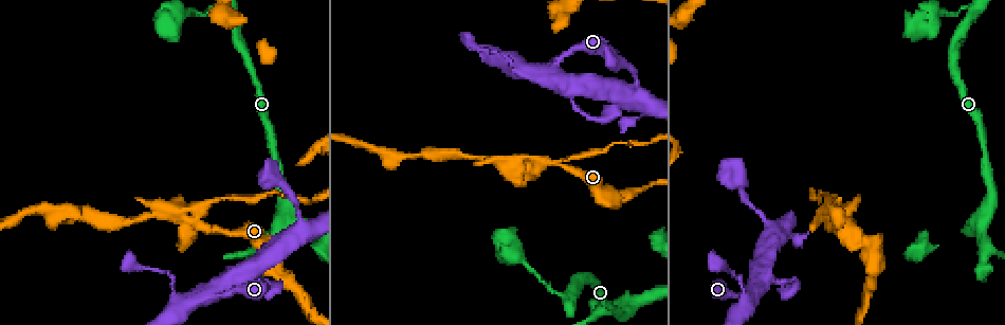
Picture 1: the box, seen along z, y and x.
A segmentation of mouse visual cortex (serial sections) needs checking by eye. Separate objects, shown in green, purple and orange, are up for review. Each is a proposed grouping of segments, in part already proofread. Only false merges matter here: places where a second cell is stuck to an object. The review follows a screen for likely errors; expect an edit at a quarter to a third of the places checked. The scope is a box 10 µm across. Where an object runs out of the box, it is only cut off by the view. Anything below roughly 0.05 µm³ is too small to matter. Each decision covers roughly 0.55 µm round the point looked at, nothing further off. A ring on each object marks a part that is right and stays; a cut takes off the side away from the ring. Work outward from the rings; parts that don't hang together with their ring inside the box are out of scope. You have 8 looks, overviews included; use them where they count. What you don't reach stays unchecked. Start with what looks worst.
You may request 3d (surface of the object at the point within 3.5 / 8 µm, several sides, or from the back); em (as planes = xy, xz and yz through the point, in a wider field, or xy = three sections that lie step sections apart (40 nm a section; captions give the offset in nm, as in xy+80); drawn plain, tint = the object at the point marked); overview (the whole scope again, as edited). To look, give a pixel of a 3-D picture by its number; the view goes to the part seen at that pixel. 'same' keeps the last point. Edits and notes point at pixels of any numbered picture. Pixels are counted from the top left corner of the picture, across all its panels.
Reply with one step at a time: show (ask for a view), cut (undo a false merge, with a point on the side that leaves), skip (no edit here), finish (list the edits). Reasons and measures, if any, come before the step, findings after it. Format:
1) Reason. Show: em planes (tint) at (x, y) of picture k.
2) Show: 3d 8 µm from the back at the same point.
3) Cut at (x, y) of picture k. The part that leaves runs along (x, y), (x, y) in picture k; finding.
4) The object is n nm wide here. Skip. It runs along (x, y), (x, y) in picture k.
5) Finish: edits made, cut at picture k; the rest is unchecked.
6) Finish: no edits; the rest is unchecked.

Show: 3d 3.5 µm at (789, 284) of picture 1.

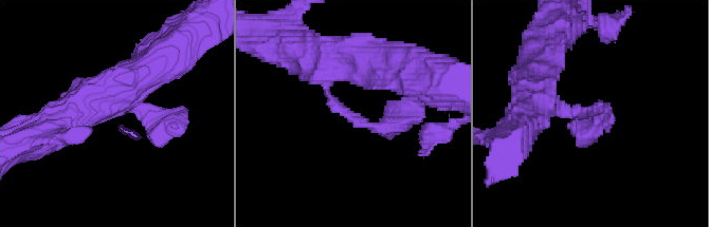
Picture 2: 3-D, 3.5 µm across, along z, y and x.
The arms are 250, 300 nm wide. Skip. It runs along (316, 55), (340, 109), (376, 128), (404, 112) in picture 2; continuous, no second cell.

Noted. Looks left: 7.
Narrows sharply. Show: 3d 8 µm at (54, 210) of picture 1.

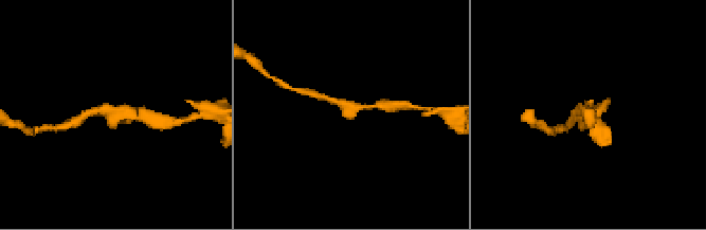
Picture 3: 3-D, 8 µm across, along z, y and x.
Zoom in. Show: 3d 3.5 µm at the same point.

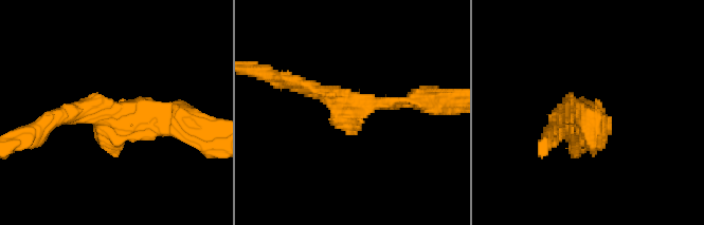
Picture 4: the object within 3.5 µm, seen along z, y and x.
Show: em xy step 5 (tint) at (582, 110) of picture 4.

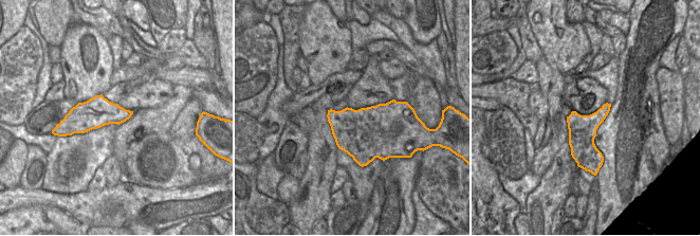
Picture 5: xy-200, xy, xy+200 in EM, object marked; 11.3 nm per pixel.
Skip. It runs along (419, 100), (352, 104), (286, 81) in picture 4; all the same cell.

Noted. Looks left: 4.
A fork. Show: 3d 3.5 µm at (182, 305) of picture 1.

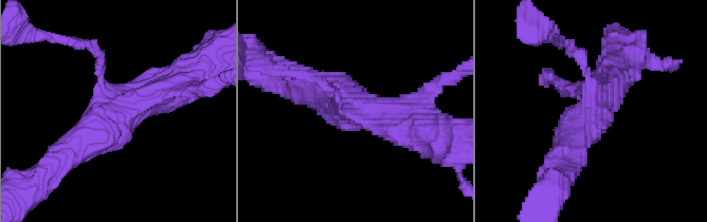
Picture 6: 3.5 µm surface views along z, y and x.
3 arms meet here; the arms are 150, 500, 500 nm wide. Show: em xy step 2 (tint) at (592, 111) of picture 6.

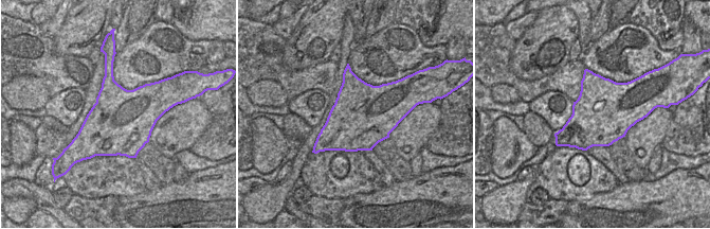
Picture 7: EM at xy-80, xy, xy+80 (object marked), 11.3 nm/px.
Skip. It runs along (186, 84), (114, 110), (66, 155) in picture 6; continuous, no second cell.

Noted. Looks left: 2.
Finish: no edits; the rest is unchecked.

